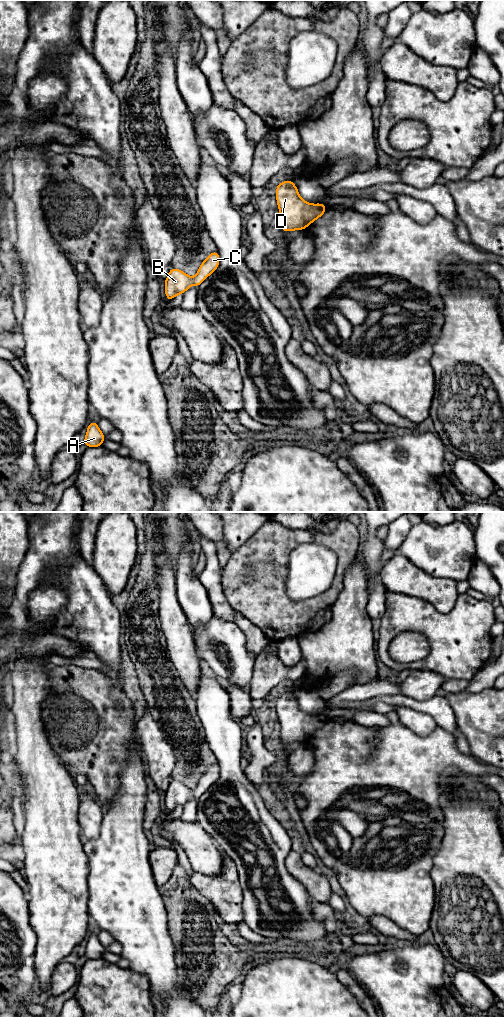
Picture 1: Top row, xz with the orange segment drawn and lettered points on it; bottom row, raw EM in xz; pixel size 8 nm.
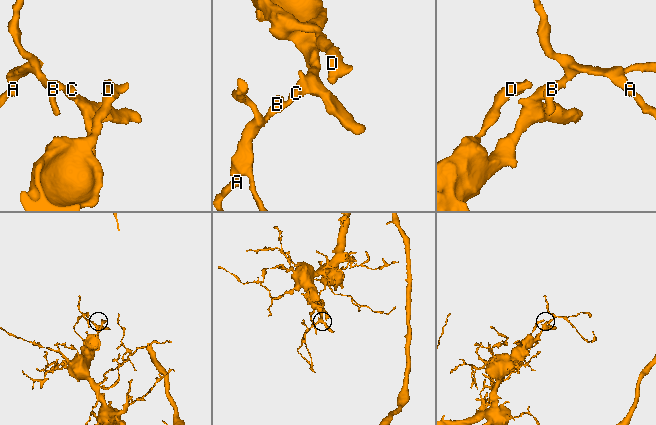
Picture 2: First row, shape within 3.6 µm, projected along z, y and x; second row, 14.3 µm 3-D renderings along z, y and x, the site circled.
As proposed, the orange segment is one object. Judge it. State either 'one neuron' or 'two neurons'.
one neuron

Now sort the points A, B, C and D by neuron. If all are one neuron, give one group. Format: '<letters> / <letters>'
A B C D

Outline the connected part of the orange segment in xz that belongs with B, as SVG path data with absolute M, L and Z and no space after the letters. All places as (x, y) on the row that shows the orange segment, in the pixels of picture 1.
M218 251L212 252L200 265L194 278L188 276L183 271L171 268L165 282L166 301L170 301L178 294L184 294L192 285L199 286L211 273L219 266Z

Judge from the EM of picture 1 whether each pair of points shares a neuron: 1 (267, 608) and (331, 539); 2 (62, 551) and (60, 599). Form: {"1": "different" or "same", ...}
{"1": "same", "2": "different"}

